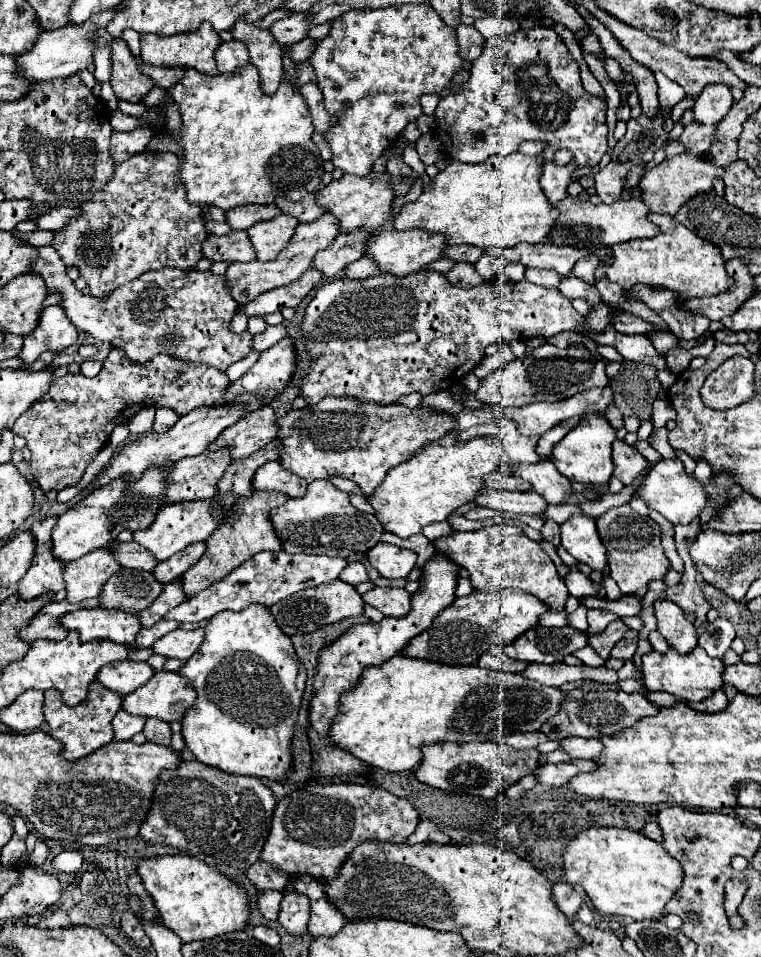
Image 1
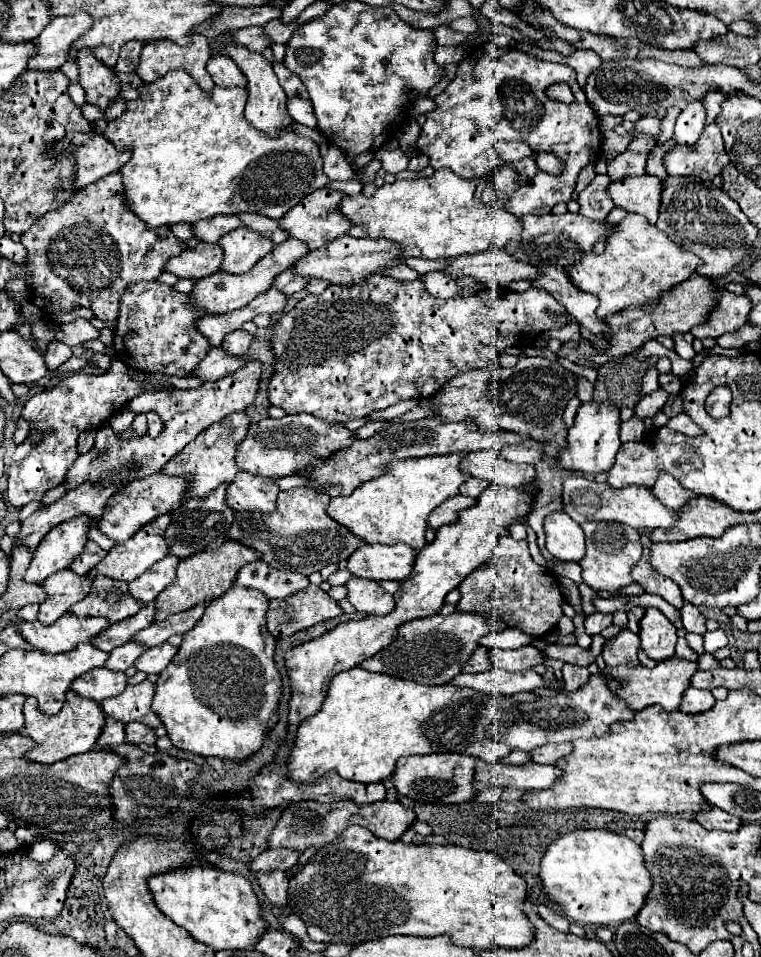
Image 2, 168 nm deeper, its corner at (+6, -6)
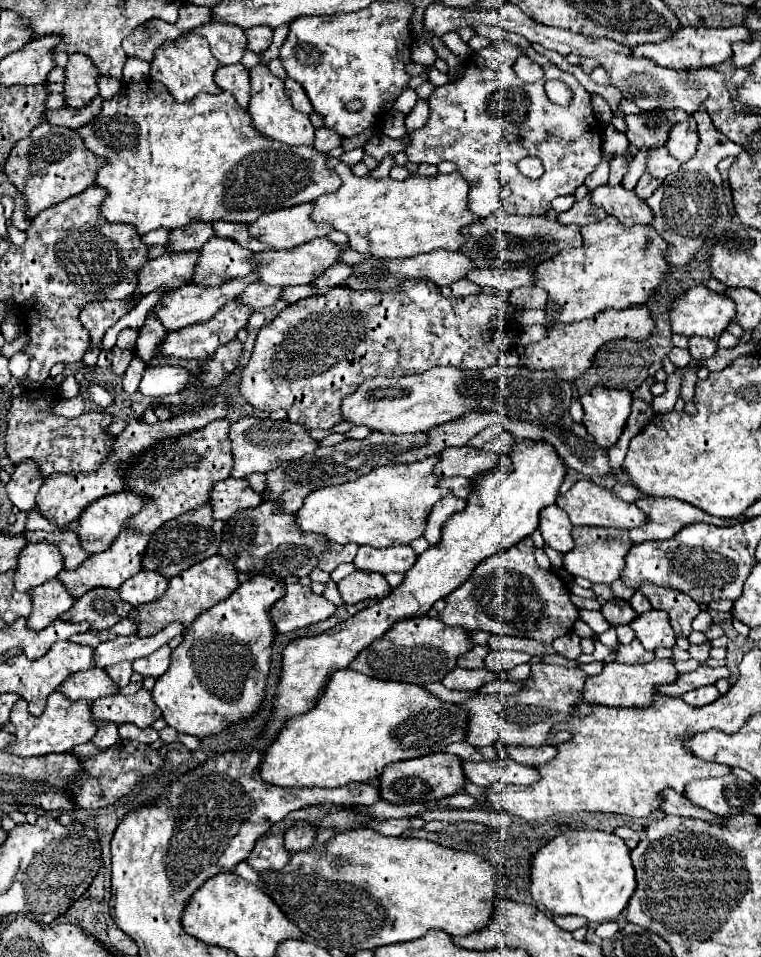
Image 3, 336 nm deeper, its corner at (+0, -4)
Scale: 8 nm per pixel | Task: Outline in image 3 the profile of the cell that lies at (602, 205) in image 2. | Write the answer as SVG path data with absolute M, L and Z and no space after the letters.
M590 195L582 201L576 201L572 209L564 211L564 213L558 213L558 221L560 225L590 225L594 221L602 221L606 217L604 209L596 207L590 203Z

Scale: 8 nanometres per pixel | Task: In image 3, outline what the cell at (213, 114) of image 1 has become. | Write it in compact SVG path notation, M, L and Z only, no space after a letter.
M152 79L122 83L120 91L102 103L102 111L76 133L88 151L106 159L94 179L94 185L106 191L100 215L108 223L132 225L138 235L154 229L178 229L192 219L252 223L262 213L310 203L340 187L340 177L326 167L326 153L314 147L290 147L256 133L250 115L238 109L234 97L226 91L218 95L200 93L188 103L176 103L168 89Z

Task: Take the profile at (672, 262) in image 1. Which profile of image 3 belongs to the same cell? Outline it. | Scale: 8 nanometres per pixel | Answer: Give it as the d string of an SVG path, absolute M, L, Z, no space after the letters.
M606 217L594 225L580 227L580 235L580 247L560 251L534 267L532 287L546 289L548 293L542 311L560 311L558 317L546 319L550 327L594 317L604 309L630 309L632 305L642 305L670 269L662 257L668 245L648 225L622 227L616 219Z

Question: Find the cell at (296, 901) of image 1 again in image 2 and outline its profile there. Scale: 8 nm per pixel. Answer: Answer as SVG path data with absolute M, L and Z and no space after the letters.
M268 871L256 875L266 899L272 903L274 909L286 909L288 907L288 877L284 871Z

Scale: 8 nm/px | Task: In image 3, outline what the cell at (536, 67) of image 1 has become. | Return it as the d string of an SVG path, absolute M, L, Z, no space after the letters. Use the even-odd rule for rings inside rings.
M492 43L484 47L482 51L474 53L472 63L468 65L464 77L460 81L450 81L442 87L436 87L434 93L428 97L430 105L430 117L428 123L416 131L406 133L406 157L408 161L420 165L420 163L432 163L438 165L440 161L452 161L458 165L458 173L468 181L470 193L468 193L468 209L476 217L488 217L494 211L506 211L512 215L546 215L550 209L550 201L558 195L572 195L576 187L584 183L584 179L596 169L596 165L602 161L602 123L594 117L592 111L592 95L578 83L578 79L570 73L562 75L562 69L552 65L546 57L538 55L532 49L522 51L520 47L512 43ZM526 53L530 59L542 65L546 69L546 79L528 85L512 69L512 63L518 55ZM548 79L560 79L566 81L566 87L572 91L570 105L554 105L544 91L544 81ZM534 155L542 159L544 175L538 181L532 181L524 177L518 171L517 163L522 157Z

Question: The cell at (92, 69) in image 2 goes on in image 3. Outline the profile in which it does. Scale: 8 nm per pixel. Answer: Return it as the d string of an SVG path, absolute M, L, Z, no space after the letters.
M72 53L68 57L68 63L64 67L64 95L66 95L66 107L80 109L90 103L92 97L98 95L96 79L98 69L94 69L92 61L84 57L82 53Z

